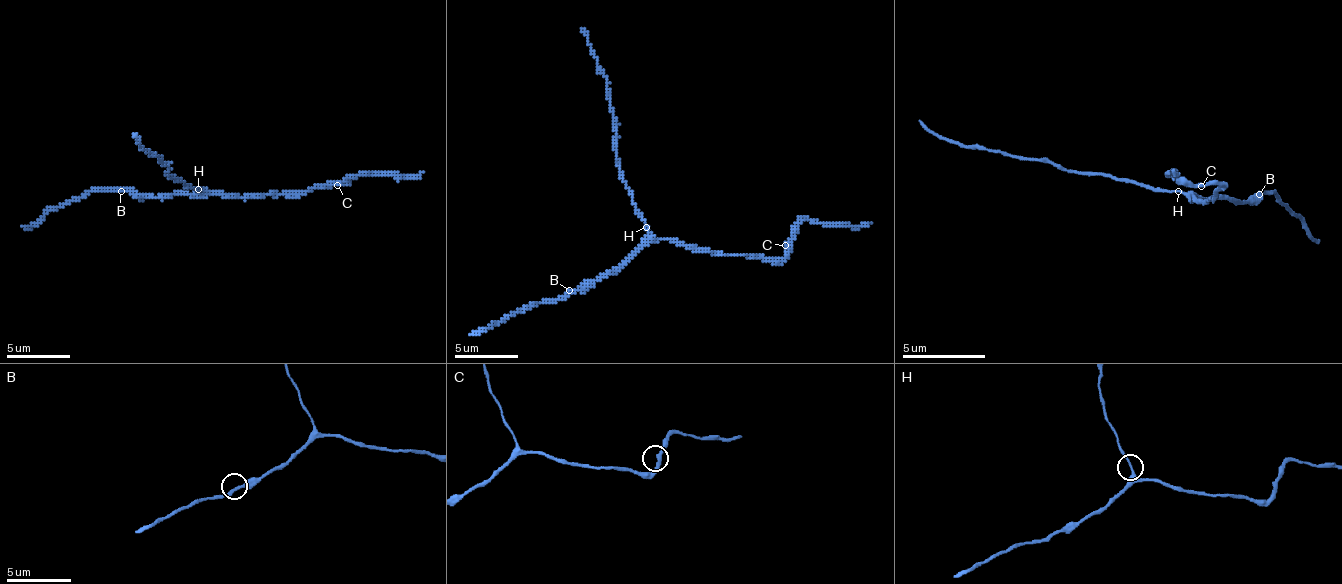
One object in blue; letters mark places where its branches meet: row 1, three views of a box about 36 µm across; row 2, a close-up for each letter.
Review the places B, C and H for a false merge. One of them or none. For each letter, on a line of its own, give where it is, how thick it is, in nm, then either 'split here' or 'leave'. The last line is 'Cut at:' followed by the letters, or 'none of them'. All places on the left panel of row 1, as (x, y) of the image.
B: at (121, 191); 240 nm thick; leave
C: at (337, 185); 280 nm thick; leave
H: at (198, 189); 240 nm thick; leave
Cut at: none of them

